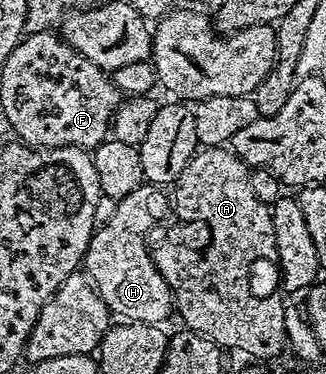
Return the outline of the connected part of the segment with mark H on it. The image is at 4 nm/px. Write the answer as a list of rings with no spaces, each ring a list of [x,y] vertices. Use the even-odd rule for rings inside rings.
[[[142,184],[135,188],[133,196],[123,196],[116,199],[117,207],[112,213],[111,220],[103,228],[94,230],[93,238],[83,259],[83,270],[90,282],[92,282],[97,294],[105,302],[110,315],[119,317],[129,324],[140,324],[142,326],[157,326],[170,313],[175,310],[174,291],[159,272],[156,271],[156,261],[147,245],[147,239],[152,235],[156,224],[159,222],[162,210],[170,205],[170,195],[160,186]]]

